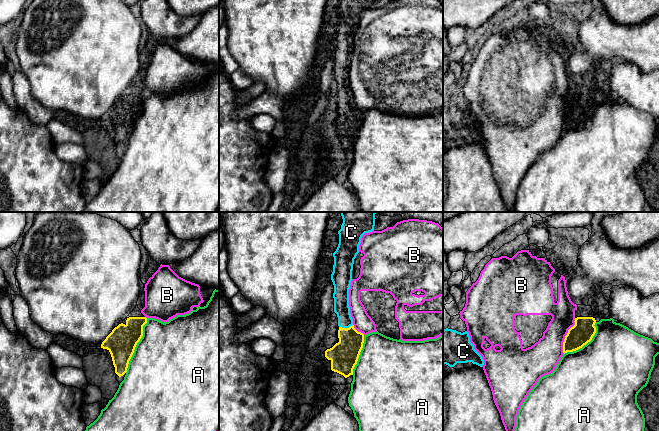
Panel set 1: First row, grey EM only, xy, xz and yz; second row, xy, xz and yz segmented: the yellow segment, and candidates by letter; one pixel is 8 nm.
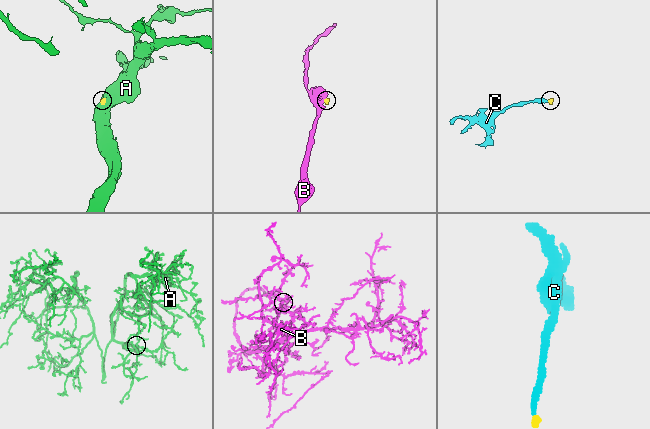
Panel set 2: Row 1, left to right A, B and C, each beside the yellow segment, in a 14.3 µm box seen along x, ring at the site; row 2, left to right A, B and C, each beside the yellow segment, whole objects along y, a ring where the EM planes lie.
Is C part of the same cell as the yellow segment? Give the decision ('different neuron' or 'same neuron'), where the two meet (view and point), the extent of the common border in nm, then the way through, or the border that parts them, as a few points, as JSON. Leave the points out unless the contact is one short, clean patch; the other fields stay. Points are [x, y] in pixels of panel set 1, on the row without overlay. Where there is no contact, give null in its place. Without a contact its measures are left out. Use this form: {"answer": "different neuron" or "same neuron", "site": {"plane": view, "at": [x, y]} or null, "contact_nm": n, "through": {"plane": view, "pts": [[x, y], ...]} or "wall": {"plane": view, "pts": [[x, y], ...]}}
{"answer": "same neuron", "site": {"plane": "xz", "at": [345, 104]}, "contact_nm": 110, "through": {"plane": "xz", "pts": [[344, 131], [345, 104], [341, 74]]}}

